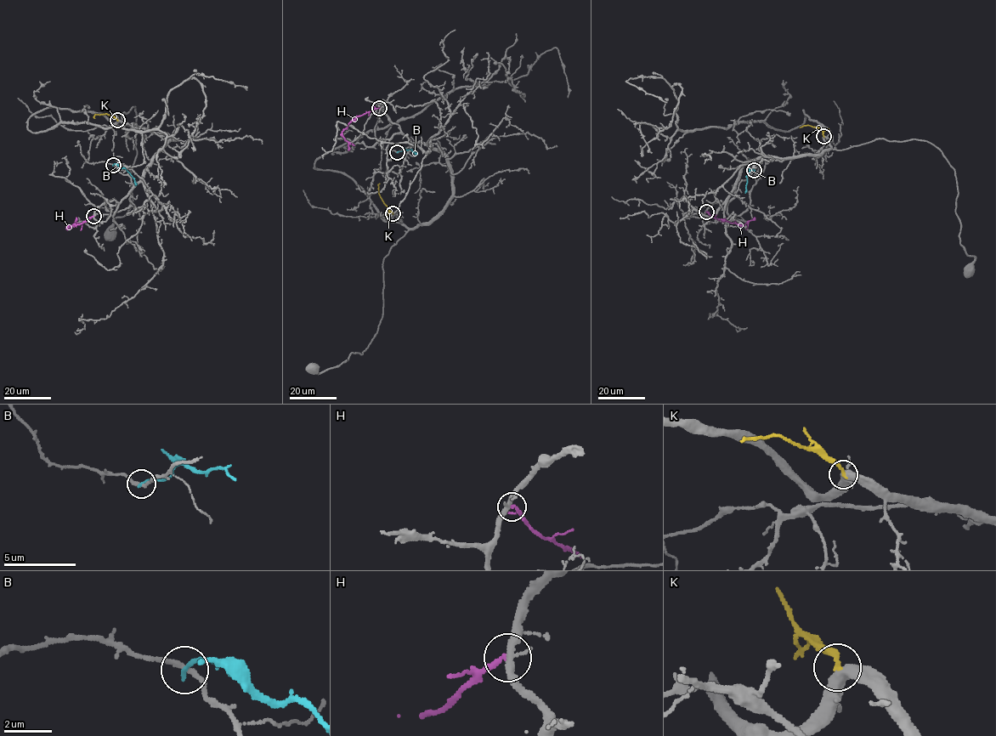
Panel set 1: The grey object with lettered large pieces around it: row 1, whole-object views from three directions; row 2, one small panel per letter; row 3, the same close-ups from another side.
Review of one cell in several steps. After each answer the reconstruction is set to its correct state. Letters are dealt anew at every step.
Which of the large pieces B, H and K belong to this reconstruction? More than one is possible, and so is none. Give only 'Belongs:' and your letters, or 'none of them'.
Belongs: none of them

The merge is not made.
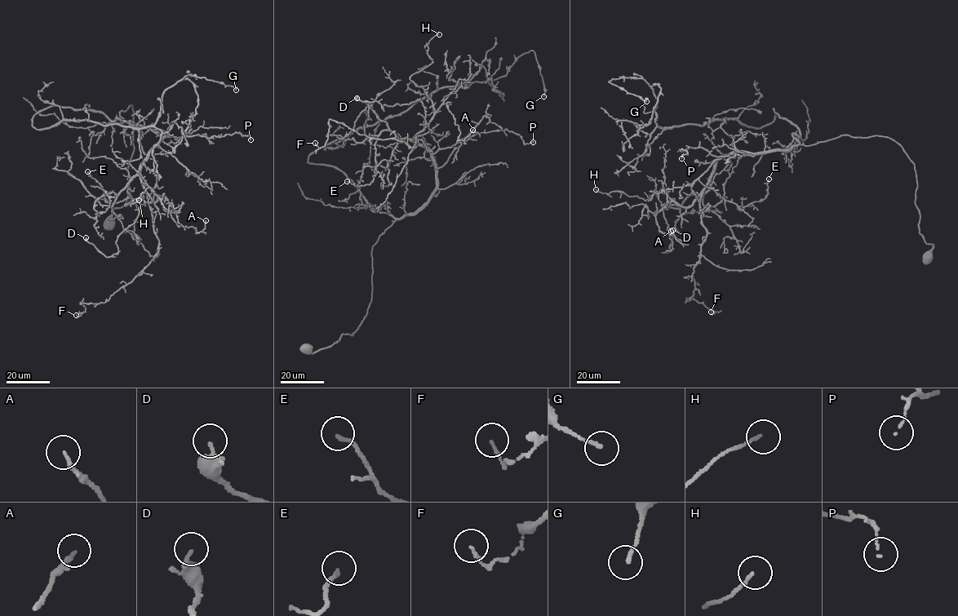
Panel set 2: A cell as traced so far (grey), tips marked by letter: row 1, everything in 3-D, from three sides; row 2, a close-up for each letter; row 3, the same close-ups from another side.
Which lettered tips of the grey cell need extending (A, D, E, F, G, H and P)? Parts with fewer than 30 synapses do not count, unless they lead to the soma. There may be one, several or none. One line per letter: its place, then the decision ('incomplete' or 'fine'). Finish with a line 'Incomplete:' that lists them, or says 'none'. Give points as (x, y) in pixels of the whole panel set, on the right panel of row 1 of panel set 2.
A: place (671, 231); fine
D: place (672, 230); fine
E: place (769, 179); fine
F: place (711, 312); fine
G: place (646, 101); fine
H: place (596, 189); fine
P: place (681, 158); fine
Incomplete: none

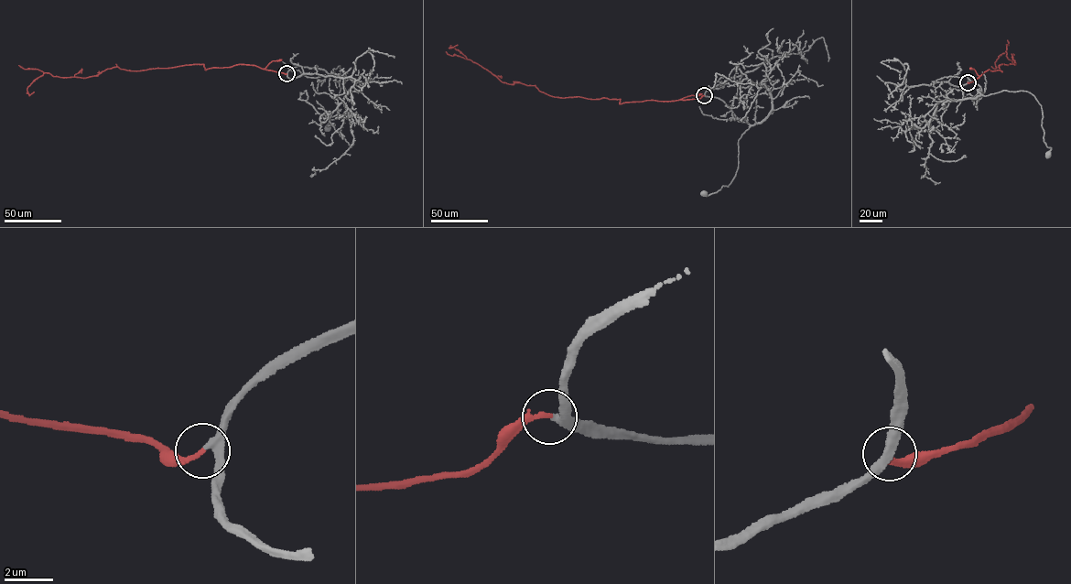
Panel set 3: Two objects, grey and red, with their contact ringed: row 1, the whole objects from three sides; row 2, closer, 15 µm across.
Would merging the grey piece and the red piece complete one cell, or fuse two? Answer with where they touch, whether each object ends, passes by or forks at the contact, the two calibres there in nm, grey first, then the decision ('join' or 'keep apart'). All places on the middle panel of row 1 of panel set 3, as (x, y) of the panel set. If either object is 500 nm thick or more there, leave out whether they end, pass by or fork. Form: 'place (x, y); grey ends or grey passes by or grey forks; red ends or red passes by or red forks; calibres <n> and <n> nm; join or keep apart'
place (704, 95); grey passes by; red ends; calibres 320 and 190 nm; join

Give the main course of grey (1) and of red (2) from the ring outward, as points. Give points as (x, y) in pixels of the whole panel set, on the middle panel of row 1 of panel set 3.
1: (704, 95), (720, 99), (738, 120), (751, 125), (739, 139), (738, 168), (730, 183), (716, 192), (703, 194)
2: (704, 95), (621, 103), (620, 99), (555, 97), (535, 86), (502, 81), (450, 48), (458, 45)

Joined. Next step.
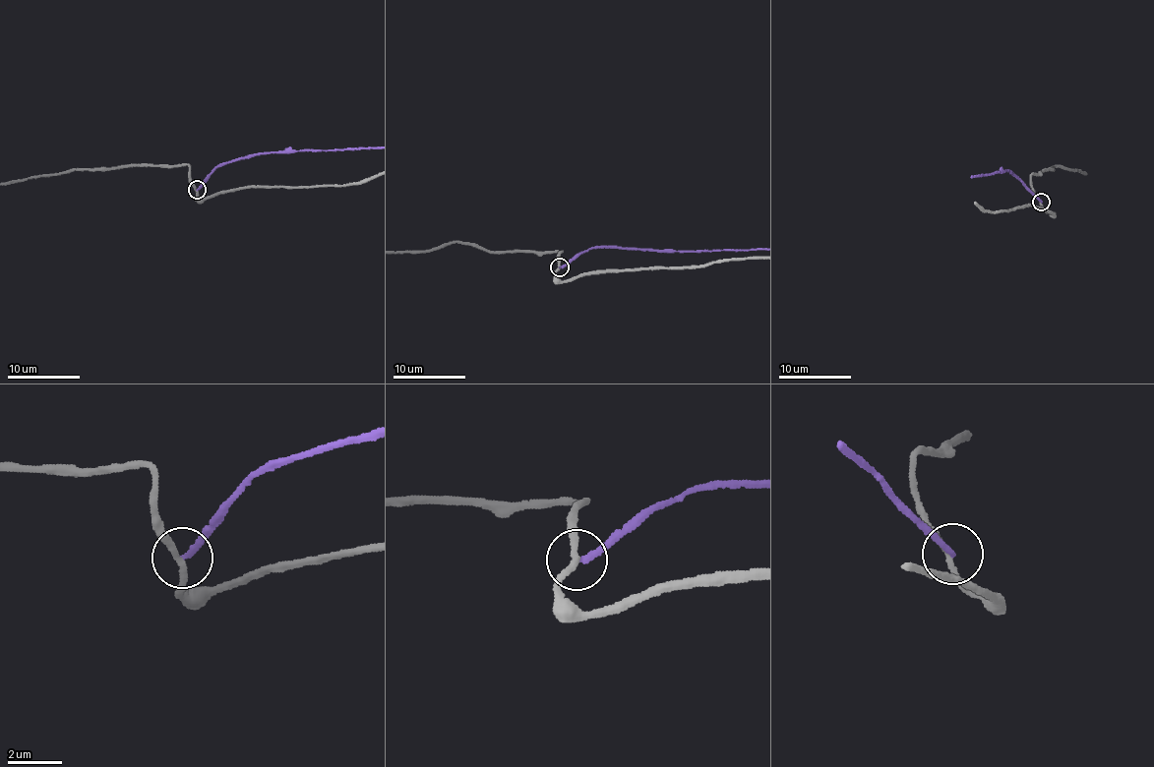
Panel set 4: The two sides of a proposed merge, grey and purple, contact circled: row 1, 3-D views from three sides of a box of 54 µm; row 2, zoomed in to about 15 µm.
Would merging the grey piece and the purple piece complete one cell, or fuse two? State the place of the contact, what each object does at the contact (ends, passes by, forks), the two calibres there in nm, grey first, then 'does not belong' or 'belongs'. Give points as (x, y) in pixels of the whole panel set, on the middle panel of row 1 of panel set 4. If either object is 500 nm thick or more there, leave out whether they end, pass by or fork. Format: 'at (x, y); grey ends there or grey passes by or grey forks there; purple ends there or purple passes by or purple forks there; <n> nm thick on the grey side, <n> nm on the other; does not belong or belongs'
at (560, 266); grey passes by; purple ends there; 200 nm thick on the grey side, 200 nm on the other; does not belong

